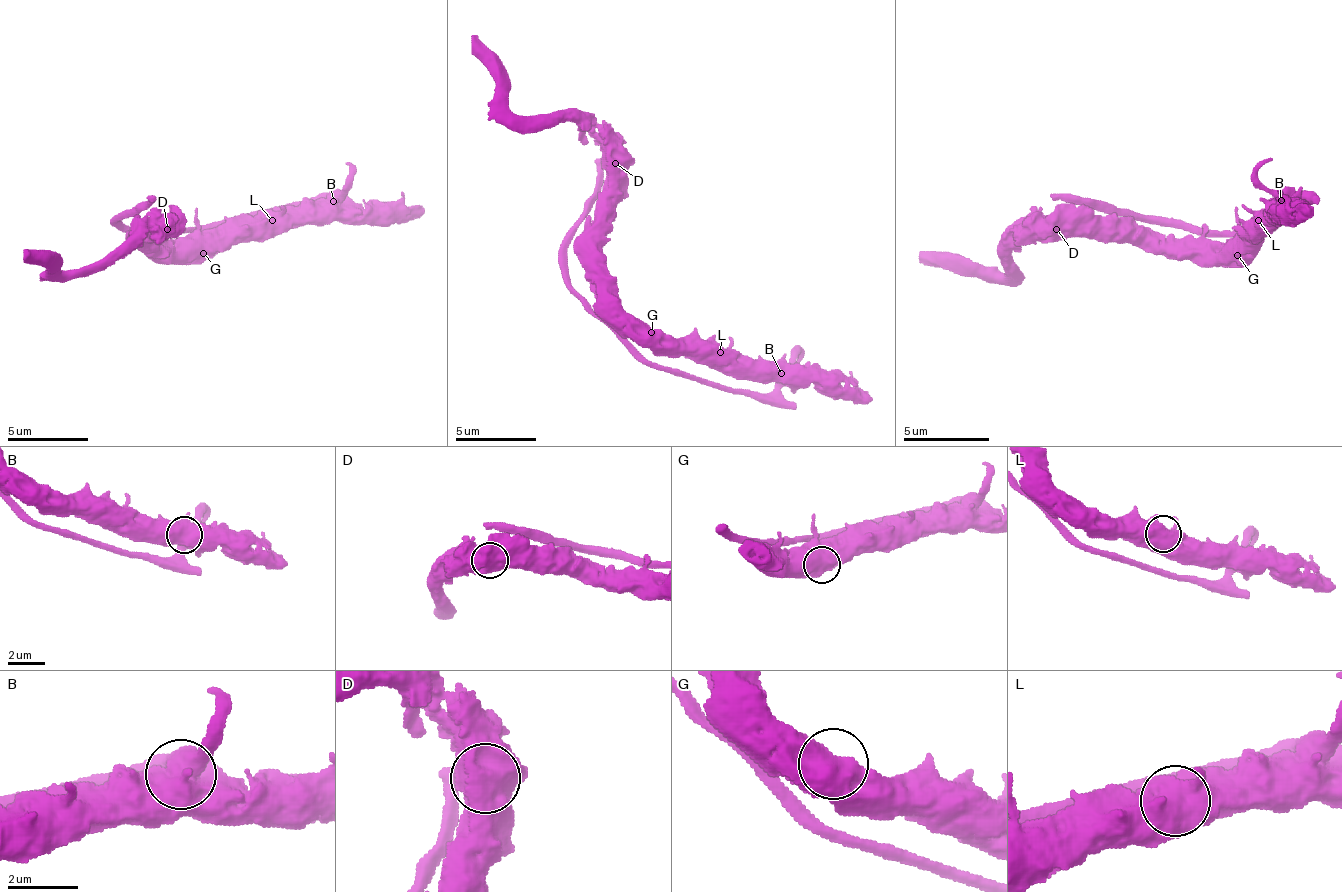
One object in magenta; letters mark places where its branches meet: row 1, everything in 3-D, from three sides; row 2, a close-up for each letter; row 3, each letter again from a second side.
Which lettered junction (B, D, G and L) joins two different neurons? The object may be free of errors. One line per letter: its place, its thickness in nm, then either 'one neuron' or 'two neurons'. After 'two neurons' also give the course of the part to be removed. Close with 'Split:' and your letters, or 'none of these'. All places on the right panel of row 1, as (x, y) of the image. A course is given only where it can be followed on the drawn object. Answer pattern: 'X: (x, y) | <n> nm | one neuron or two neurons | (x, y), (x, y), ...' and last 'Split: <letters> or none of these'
B: (1281, 200) | 700 nm | two neurons | (1280, 199), (1301, 199), (1275, 225), (1211, 233), (1176, 220), (1133, 220), (1052, 195)
D: (1056, 229) | 900 nm | one neuron
G: (1237, 255) | 1150 nm | one neuron
L: (1258, 220) | 650 nm | one neuron
Split: B

